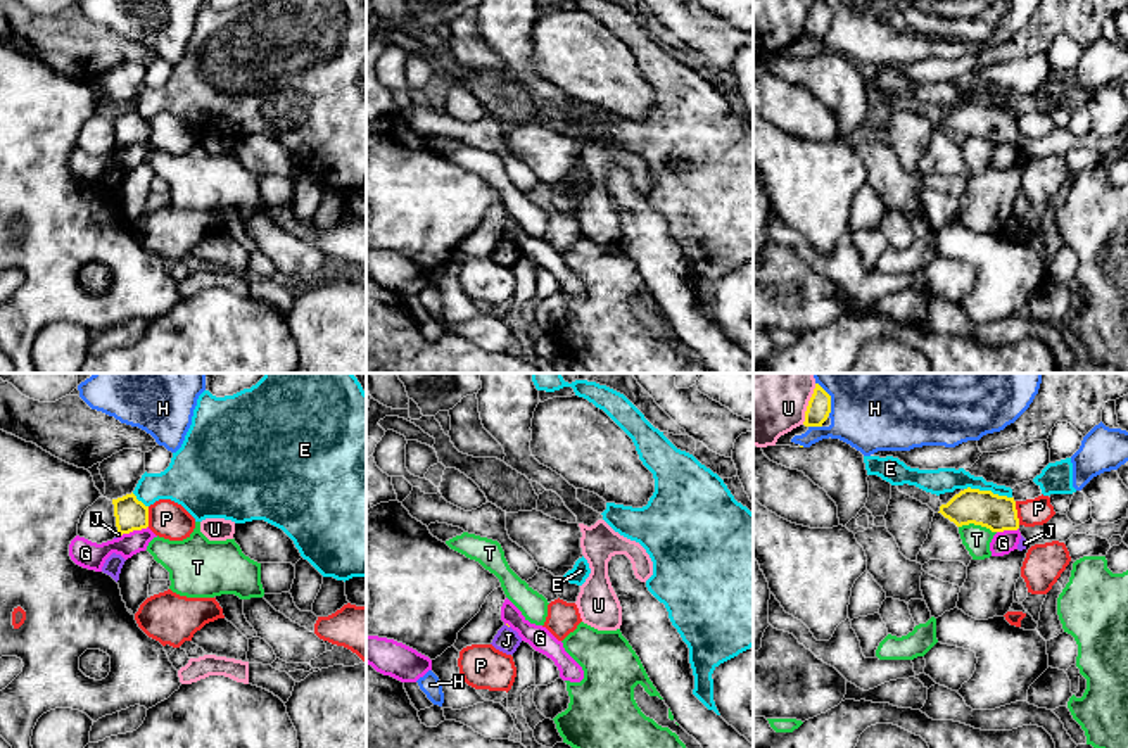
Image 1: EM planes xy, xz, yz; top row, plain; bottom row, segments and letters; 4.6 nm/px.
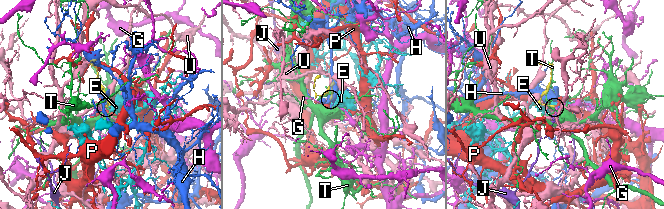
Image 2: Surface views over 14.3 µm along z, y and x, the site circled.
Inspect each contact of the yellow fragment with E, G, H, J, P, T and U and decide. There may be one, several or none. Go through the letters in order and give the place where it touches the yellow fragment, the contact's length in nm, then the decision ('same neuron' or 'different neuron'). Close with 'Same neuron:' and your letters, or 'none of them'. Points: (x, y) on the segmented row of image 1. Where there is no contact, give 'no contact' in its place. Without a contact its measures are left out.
E: meets yellow in yz at (988, 491); contact 220 nm long; different neuron
G: meets yellow in xy at (133, 529); contact 140 nm long; different neuron
H: meets yellow in yz at (816, 425); contact 60 nm long; different neuron
J: meets yellow in xy at (120, 532); contact 30 nm long; different neuron
P: meets yellow in yz at (1016, 513); contact 110 nm long; different neuron
T: meets yellow in yz at (978, 524); contact 180 nm long; different neuron
U: meets yellow in yz at (809, 405); contact 200 nm long; different neuron
Same neuron: none of them

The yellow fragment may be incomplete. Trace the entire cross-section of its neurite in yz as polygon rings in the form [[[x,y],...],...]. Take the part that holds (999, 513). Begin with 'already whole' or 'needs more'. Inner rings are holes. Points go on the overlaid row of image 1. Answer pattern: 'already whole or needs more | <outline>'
already whole | [[[967,487],[955,494],[947,504],[941,504],[938,513],[957,527],[974,523],[992,532],[1019,529],[1014,498],[998,496],[992,491]]]

